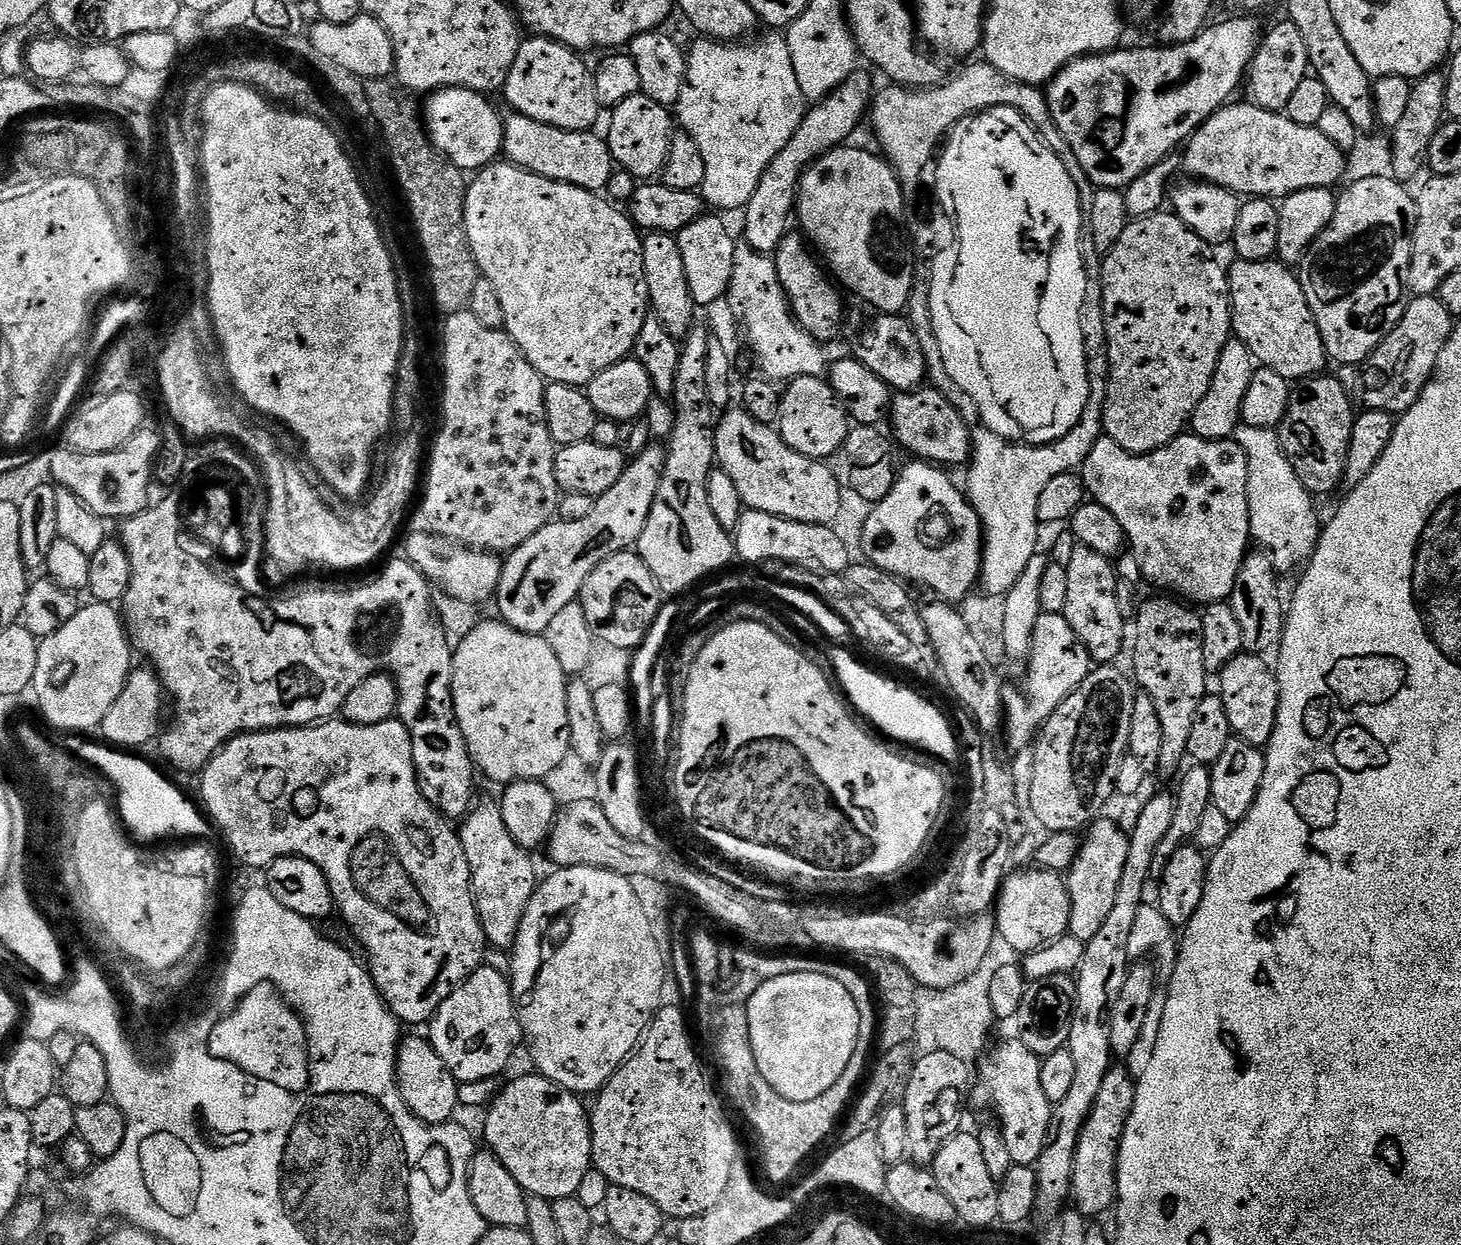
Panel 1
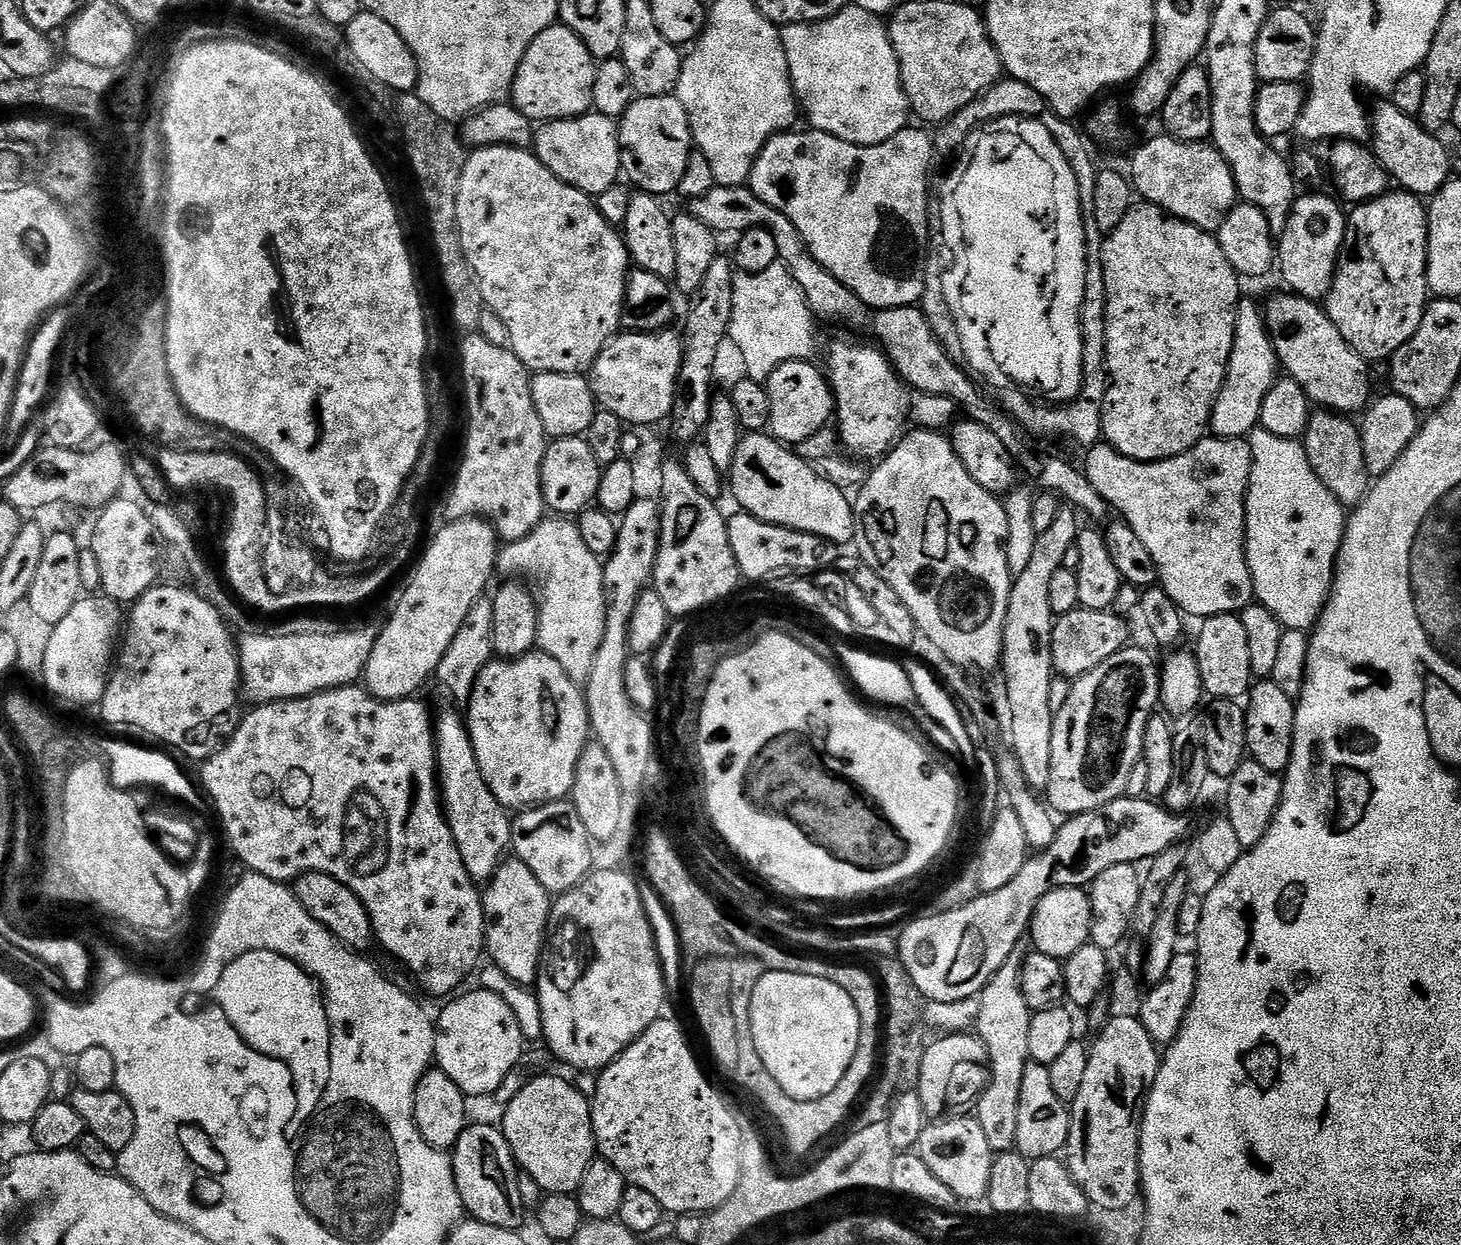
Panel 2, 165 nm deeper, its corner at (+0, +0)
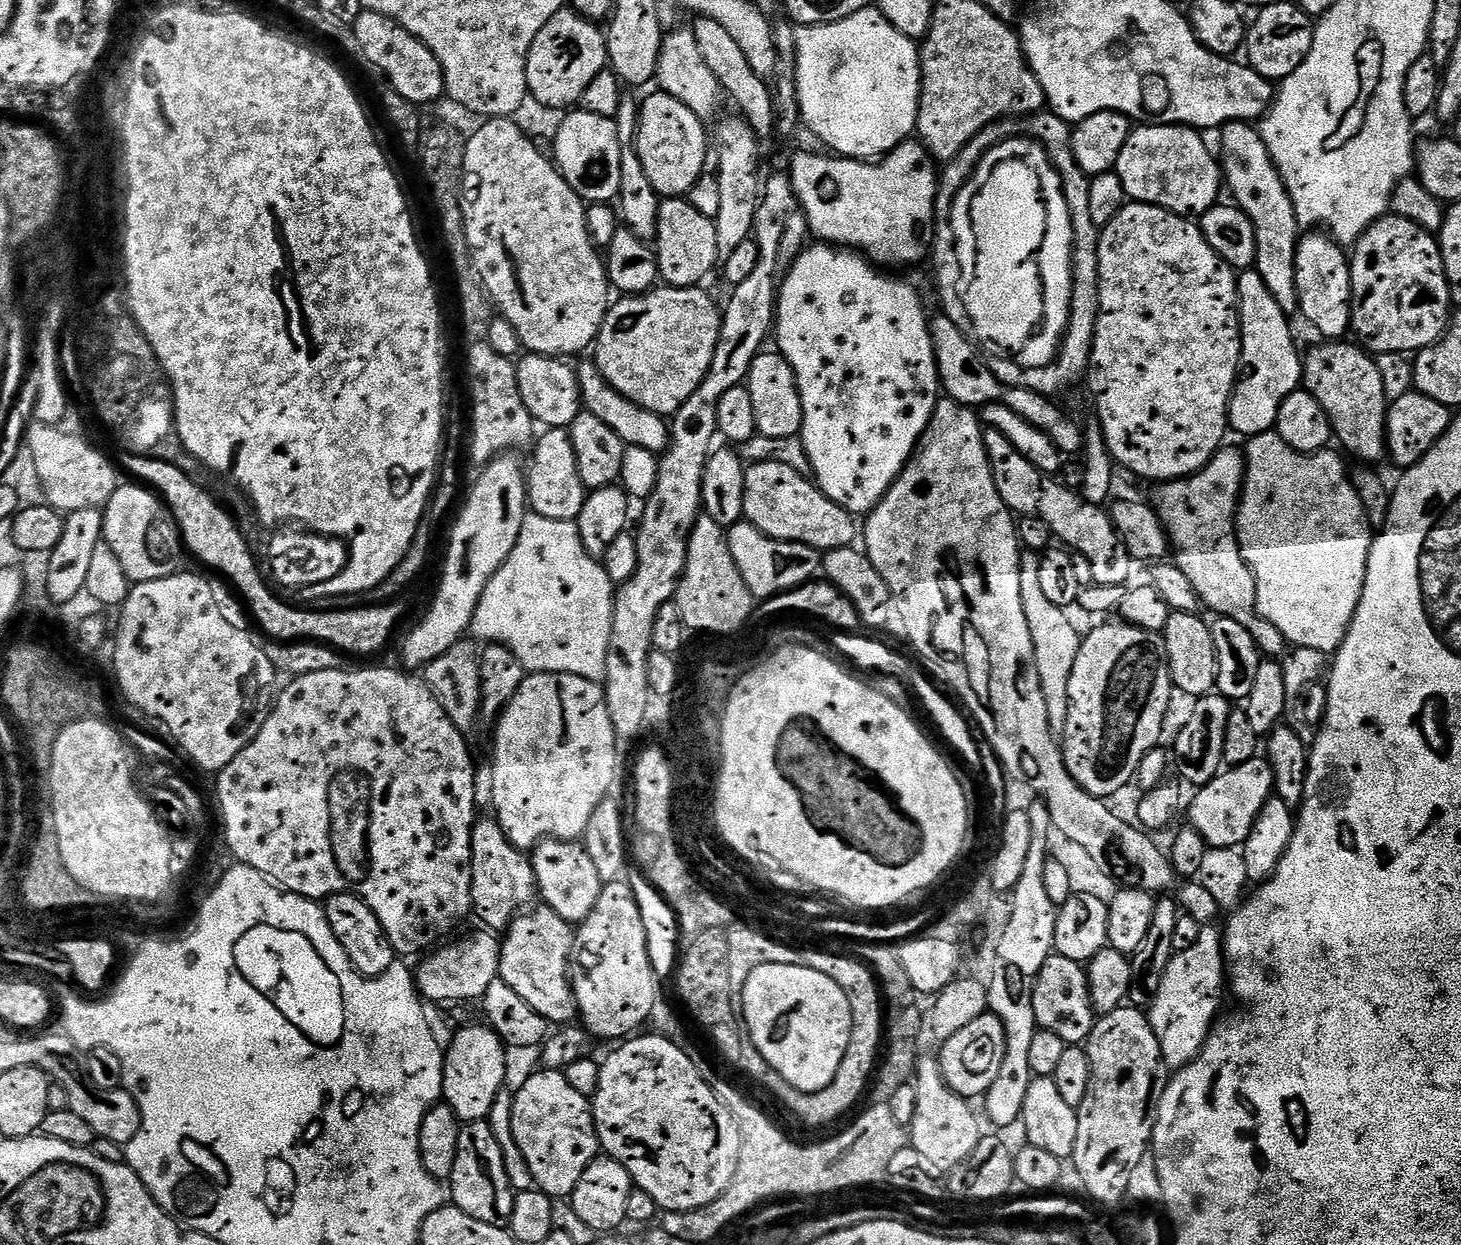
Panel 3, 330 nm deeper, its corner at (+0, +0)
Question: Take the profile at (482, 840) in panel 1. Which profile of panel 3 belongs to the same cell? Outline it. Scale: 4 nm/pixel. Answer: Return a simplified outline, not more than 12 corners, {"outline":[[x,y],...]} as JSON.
{"outline":[[547,906],[500,946],[507,986],[552,1026],[577,1019],[573,925]]}

